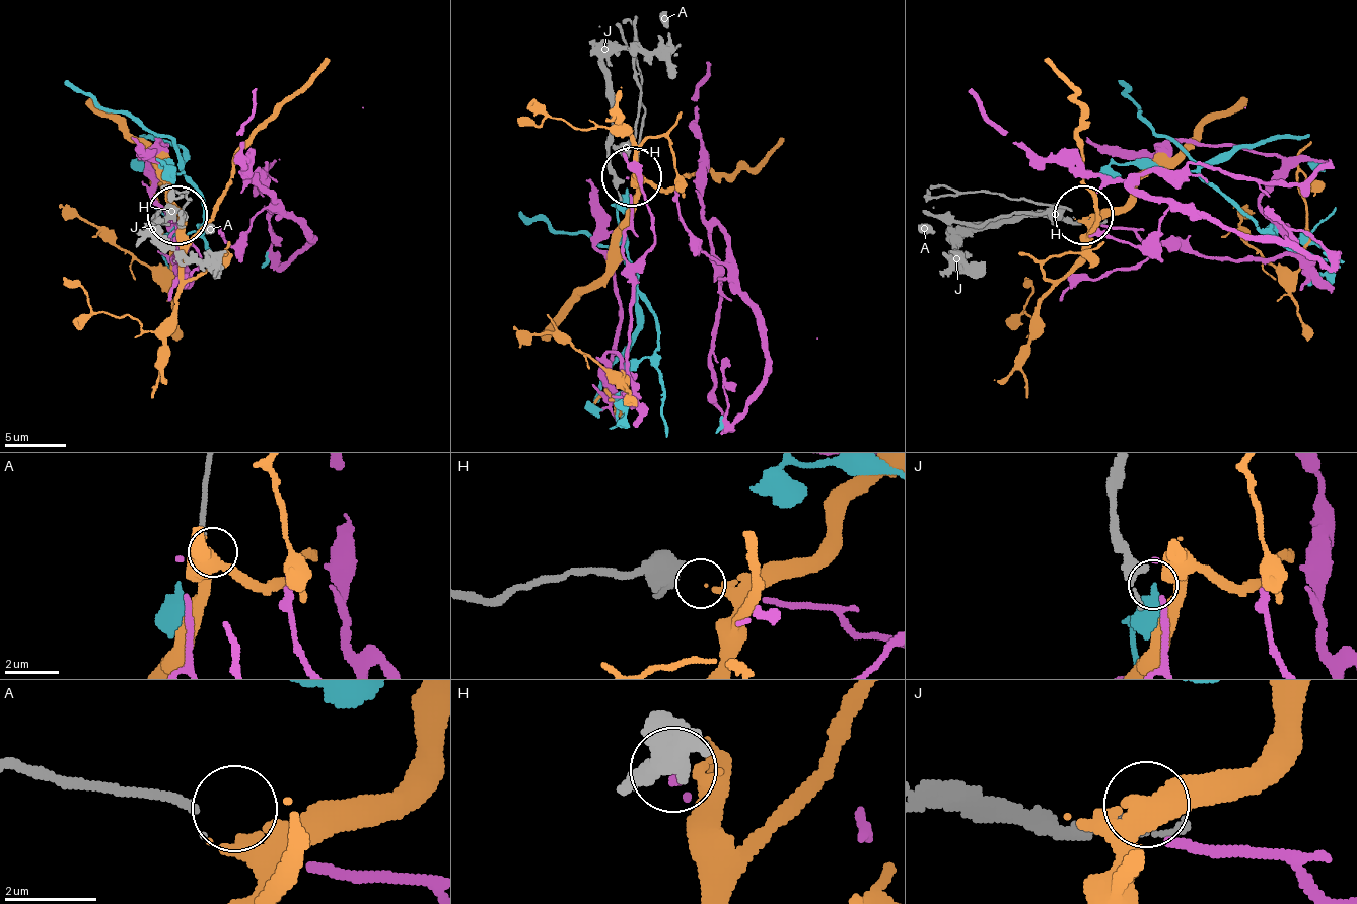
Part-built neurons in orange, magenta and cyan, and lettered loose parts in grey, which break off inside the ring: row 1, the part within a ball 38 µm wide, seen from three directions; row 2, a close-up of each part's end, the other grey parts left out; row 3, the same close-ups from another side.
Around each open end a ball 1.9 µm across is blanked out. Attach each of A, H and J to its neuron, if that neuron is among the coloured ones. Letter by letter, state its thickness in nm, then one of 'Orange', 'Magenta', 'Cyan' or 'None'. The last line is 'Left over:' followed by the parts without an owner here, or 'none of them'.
A: Thickness 100 nm. Orange
H: Thickness 480 nm. Magenta
J: Thickness 320 nm. None
Left over: J

